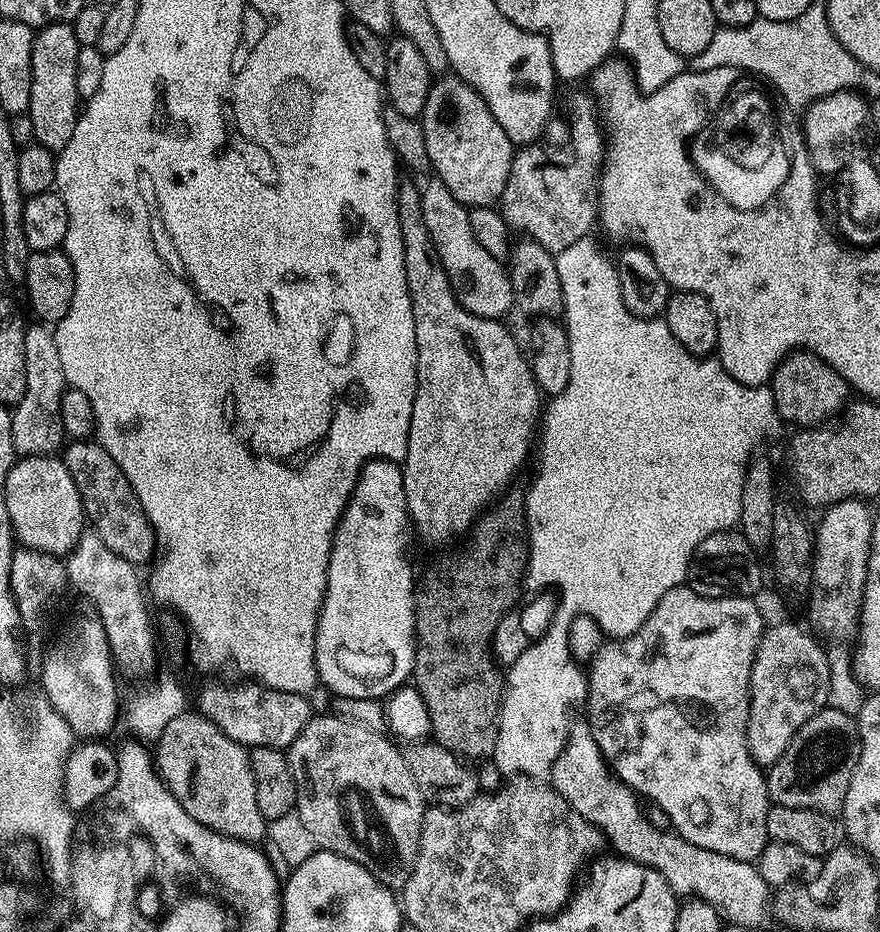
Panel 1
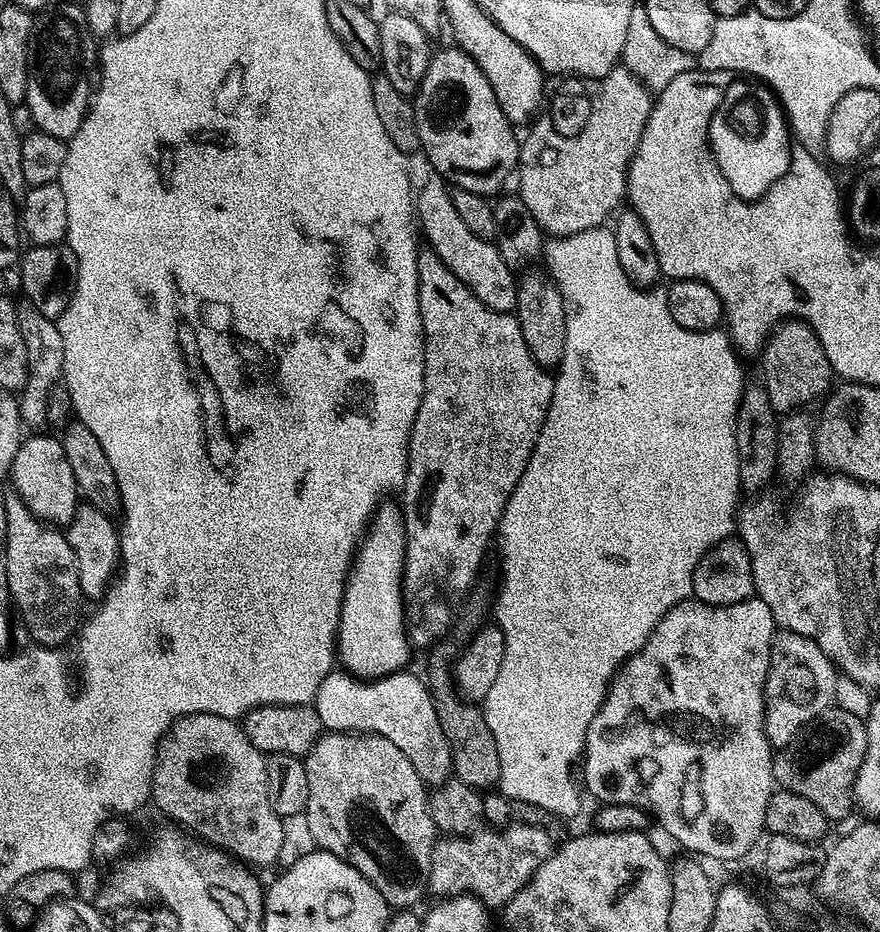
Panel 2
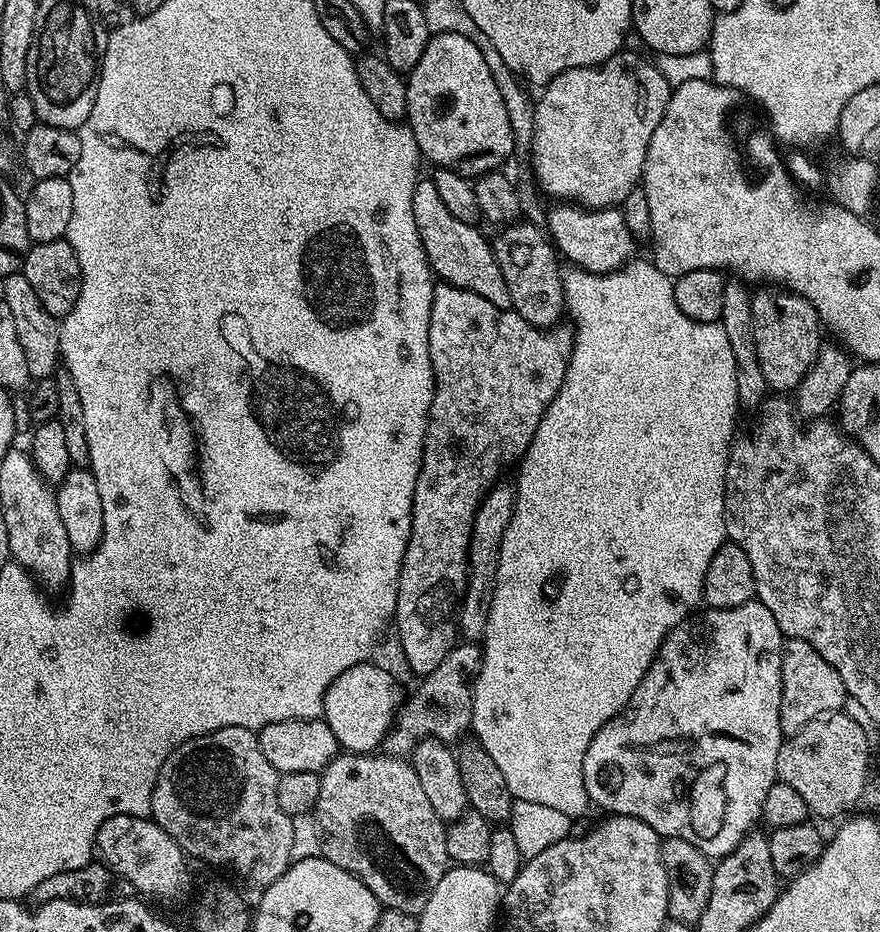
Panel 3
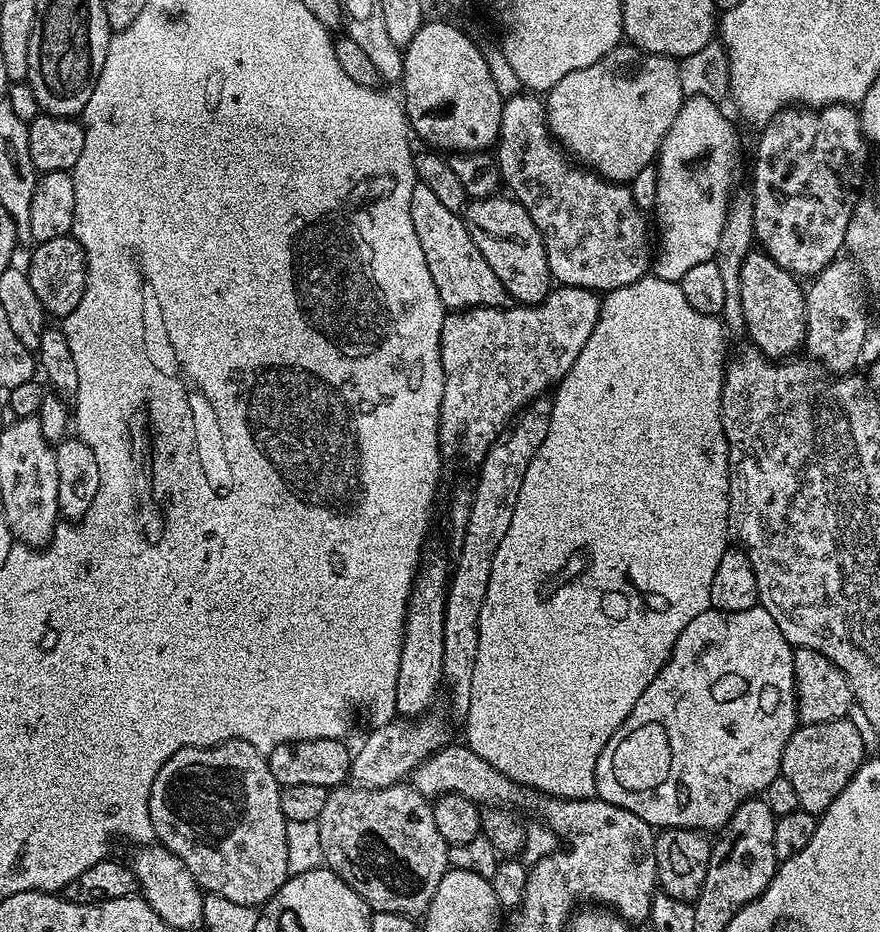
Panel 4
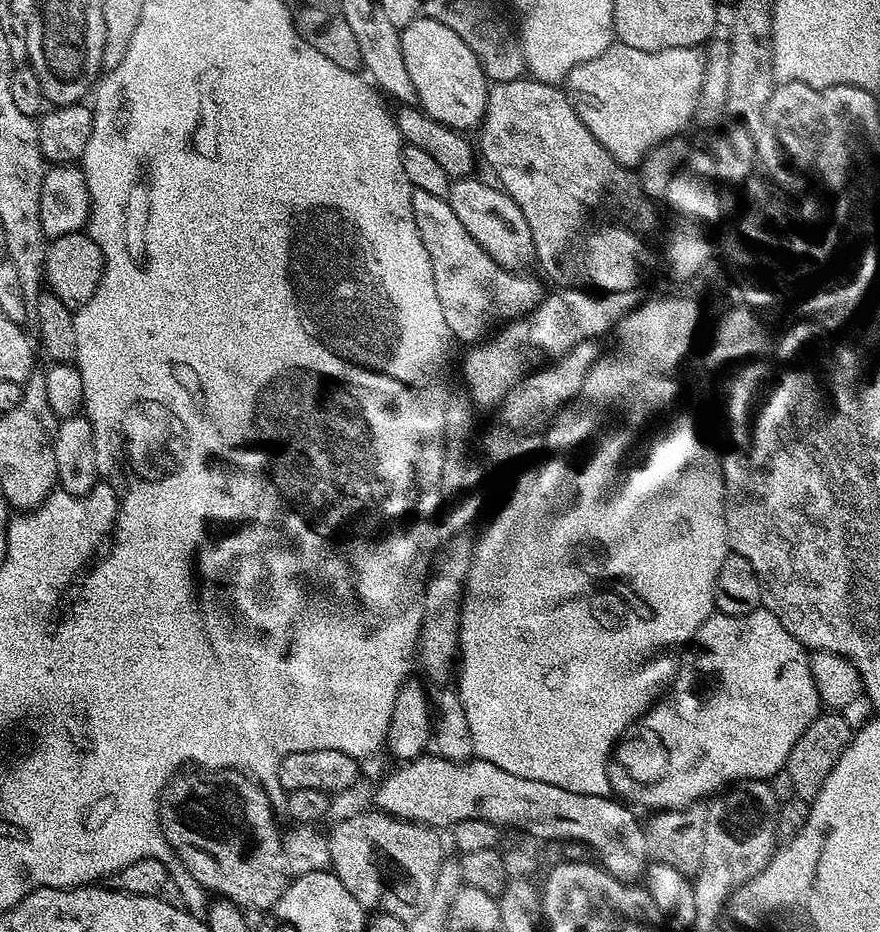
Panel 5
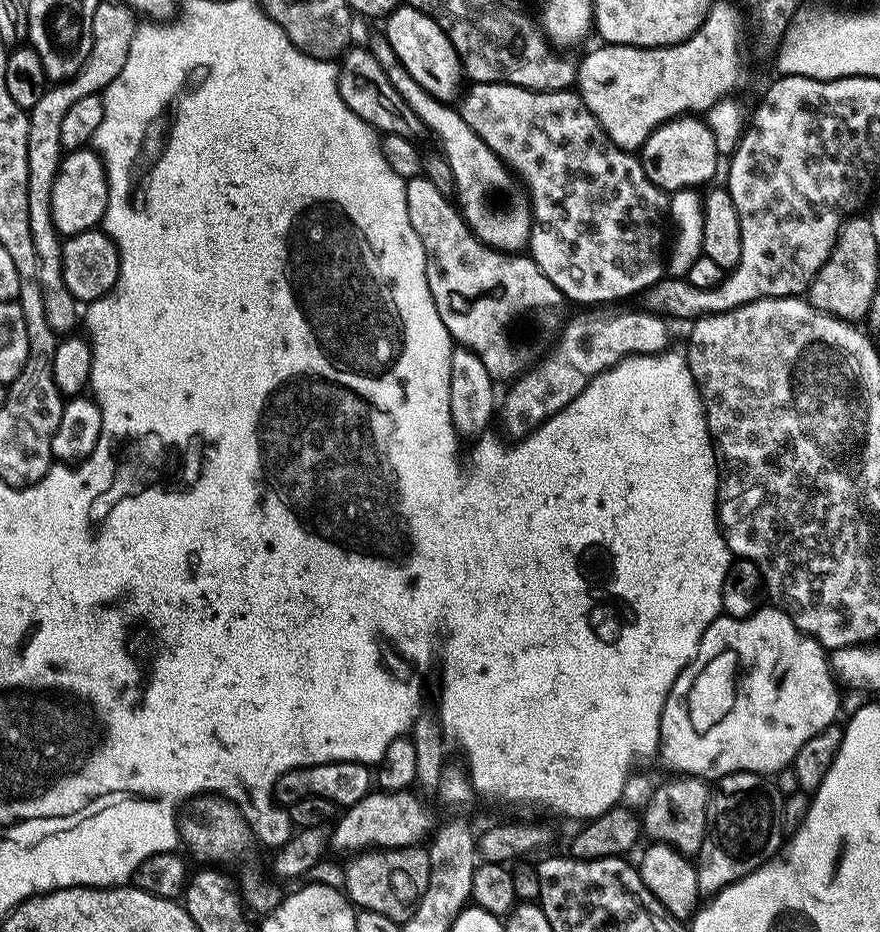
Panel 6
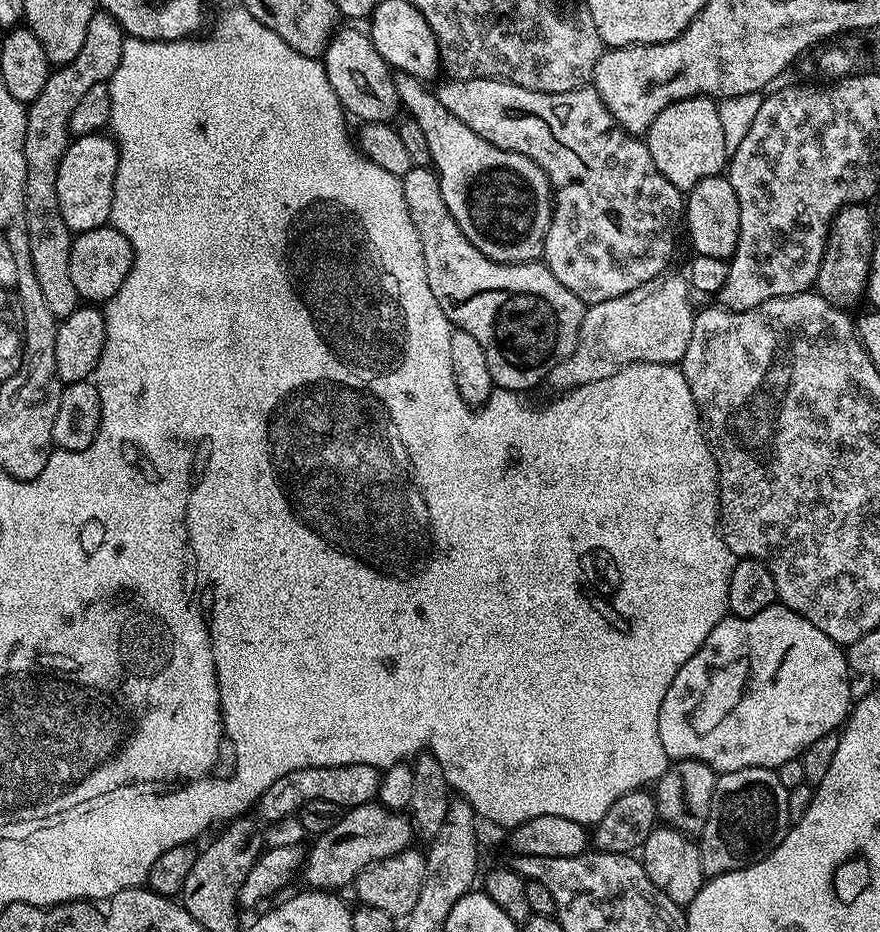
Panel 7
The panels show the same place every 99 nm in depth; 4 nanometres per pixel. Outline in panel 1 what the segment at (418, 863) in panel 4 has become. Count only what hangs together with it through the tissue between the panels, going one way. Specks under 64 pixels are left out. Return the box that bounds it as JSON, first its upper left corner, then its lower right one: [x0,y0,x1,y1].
[286,714,426,889]

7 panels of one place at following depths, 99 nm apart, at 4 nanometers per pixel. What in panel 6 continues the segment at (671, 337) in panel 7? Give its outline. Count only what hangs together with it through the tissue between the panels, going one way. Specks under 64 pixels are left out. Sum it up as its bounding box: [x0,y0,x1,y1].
[498,310,669,438]

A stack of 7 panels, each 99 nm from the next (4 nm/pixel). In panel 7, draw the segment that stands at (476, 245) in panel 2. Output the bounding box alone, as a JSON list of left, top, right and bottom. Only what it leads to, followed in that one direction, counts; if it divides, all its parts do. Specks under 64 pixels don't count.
[402,167,584,394]

